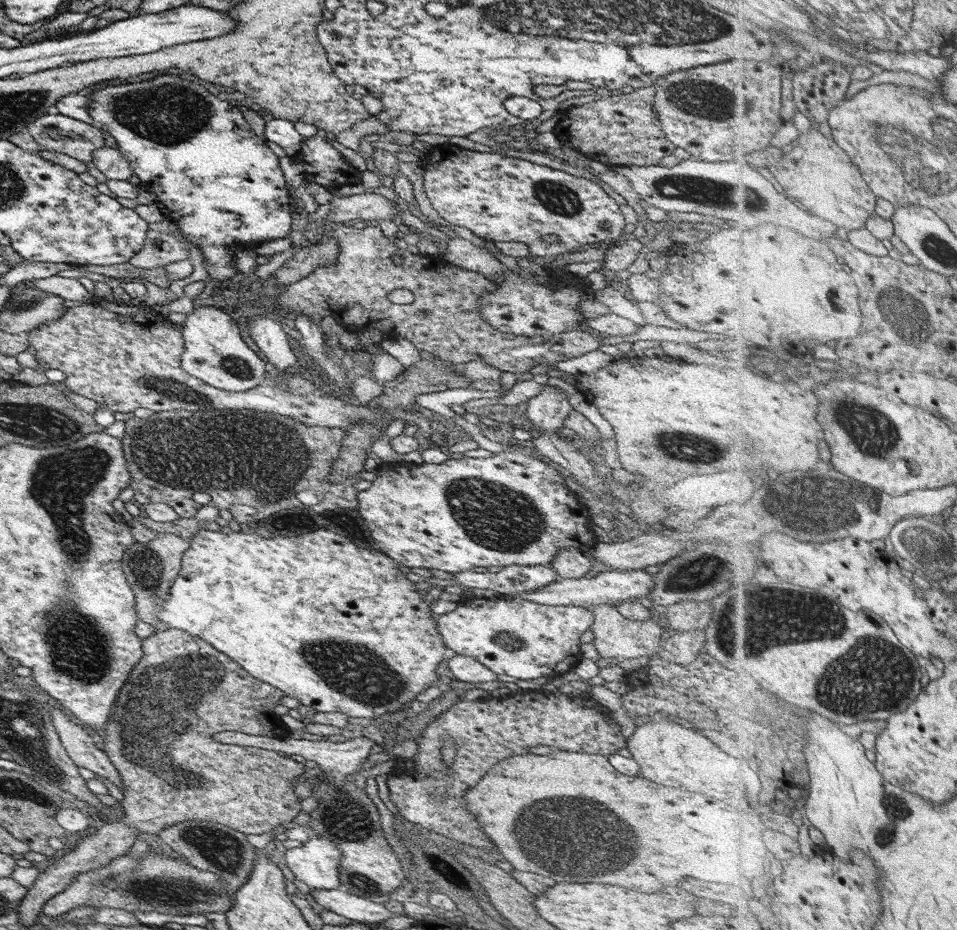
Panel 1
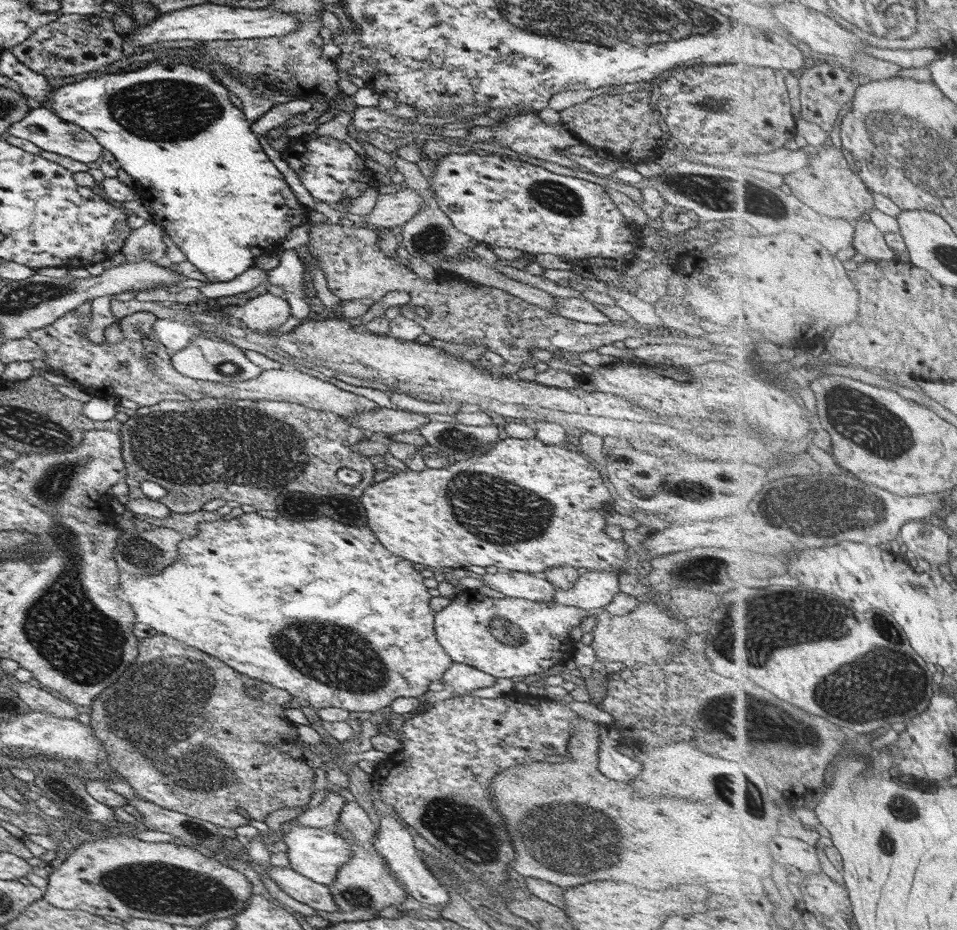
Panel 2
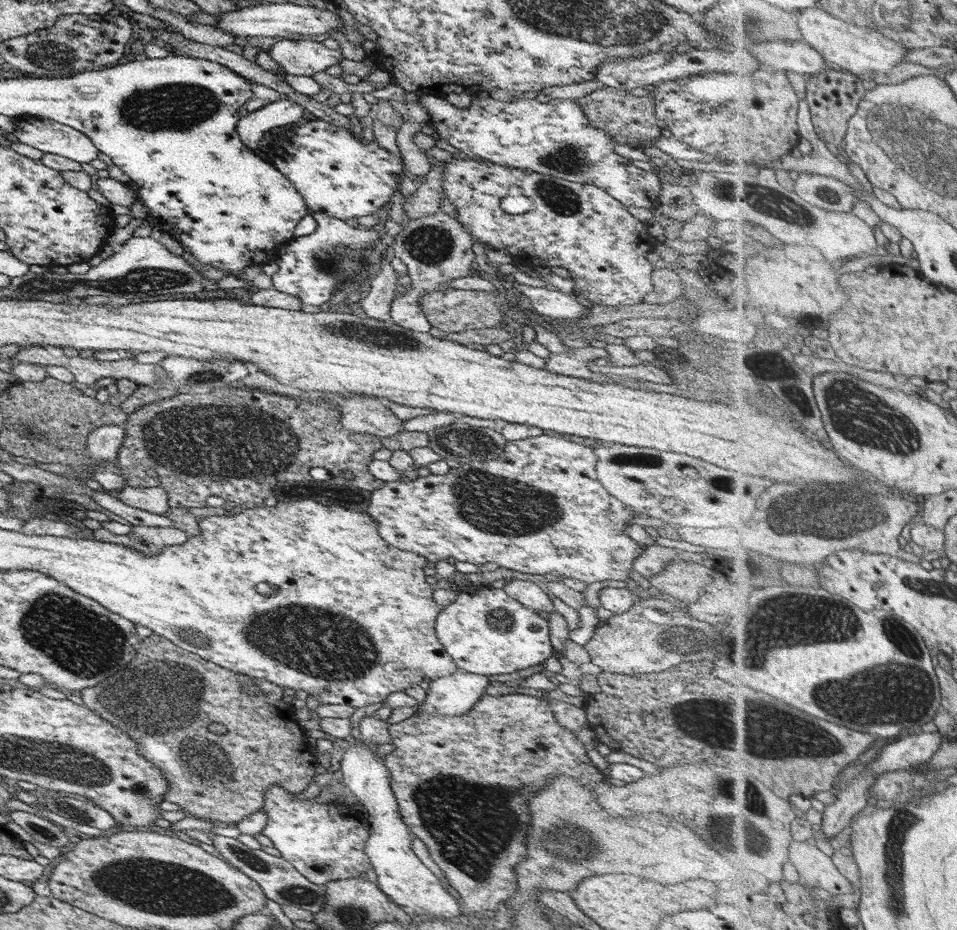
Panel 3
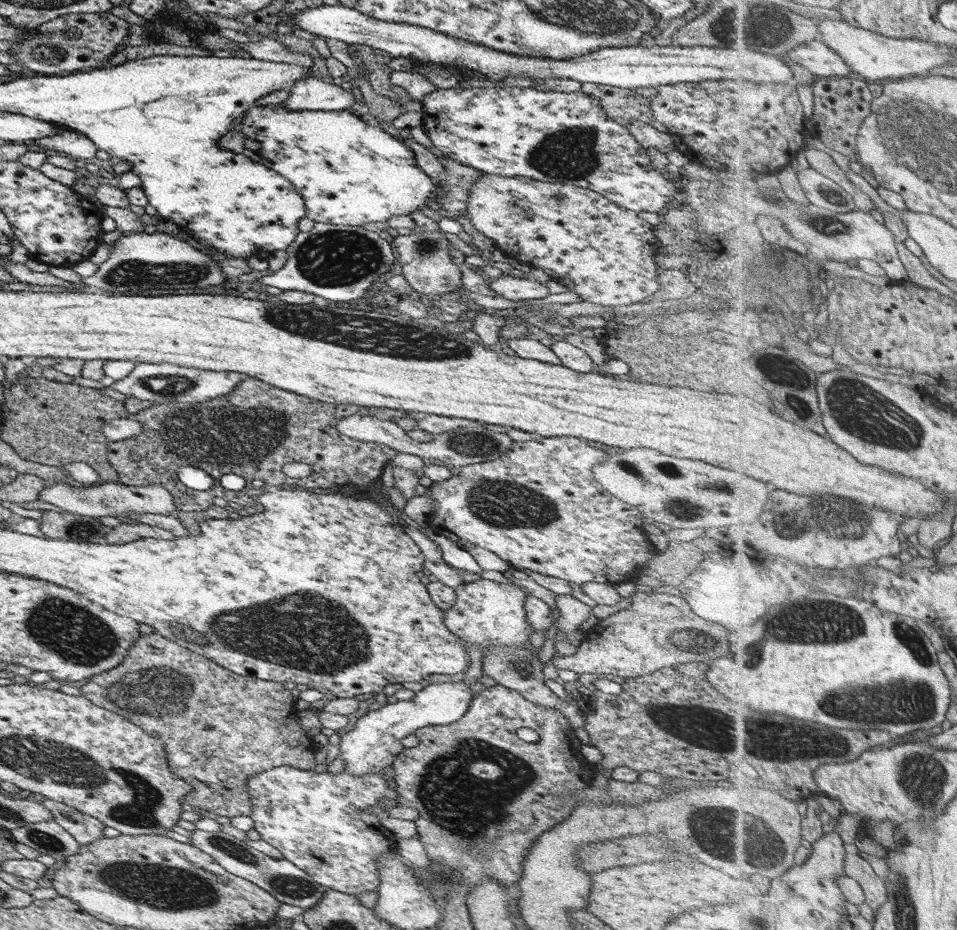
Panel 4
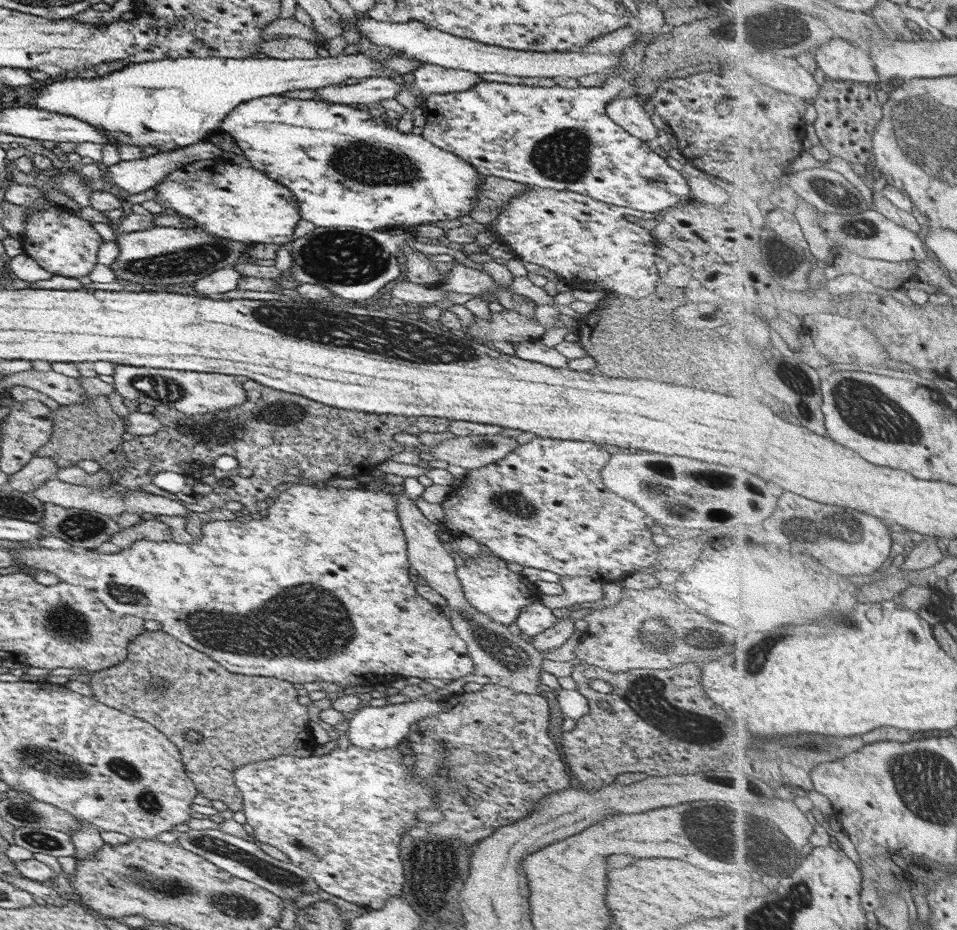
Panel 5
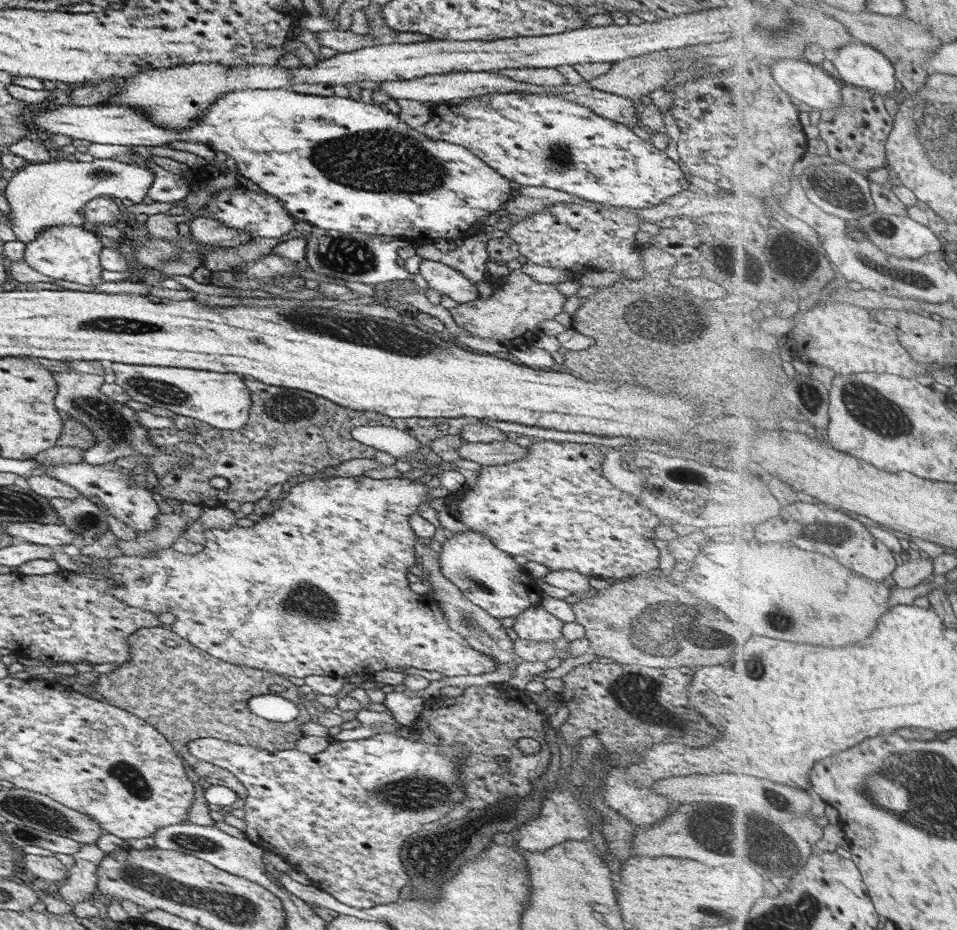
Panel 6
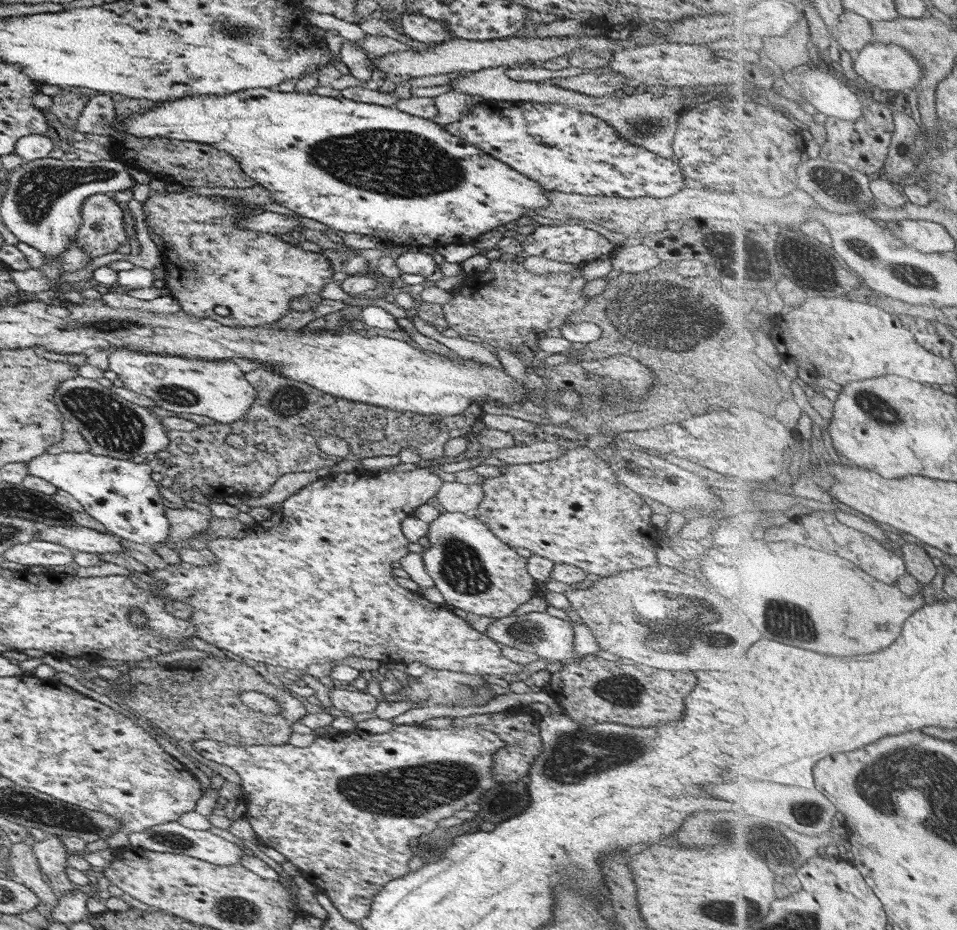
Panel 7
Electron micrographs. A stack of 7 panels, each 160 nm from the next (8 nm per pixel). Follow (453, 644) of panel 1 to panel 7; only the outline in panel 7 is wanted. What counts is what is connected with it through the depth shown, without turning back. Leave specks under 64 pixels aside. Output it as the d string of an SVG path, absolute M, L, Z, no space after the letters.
M441 512L432 522L428 523L427 542L429 546L422 550L420 557L427 574L439 590L445 605L459 608L489 618L509 616L519 604L523 604L537 594L537 581L526 571L526 558L507 544L500 542L492 532L472 513Z

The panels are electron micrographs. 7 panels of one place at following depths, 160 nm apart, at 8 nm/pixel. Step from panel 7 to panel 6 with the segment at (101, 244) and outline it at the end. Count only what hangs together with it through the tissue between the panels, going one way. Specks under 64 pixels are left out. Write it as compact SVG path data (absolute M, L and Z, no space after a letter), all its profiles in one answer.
M97 196L89 199L83 206L82 228L95 234L96 224L118 225L121 209L109 196Z

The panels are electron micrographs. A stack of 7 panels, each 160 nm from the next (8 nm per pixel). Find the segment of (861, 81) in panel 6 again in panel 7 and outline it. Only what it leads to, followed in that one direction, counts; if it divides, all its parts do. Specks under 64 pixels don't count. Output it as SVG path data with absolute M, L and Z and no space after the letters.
M879 41L871 42L863 51L856 52L854 65L857 72L871 86L878 89L878 93L892 94L901 97L901 92L919 88L917 84L923 78L923 65L909 50L895 44L881 44Z

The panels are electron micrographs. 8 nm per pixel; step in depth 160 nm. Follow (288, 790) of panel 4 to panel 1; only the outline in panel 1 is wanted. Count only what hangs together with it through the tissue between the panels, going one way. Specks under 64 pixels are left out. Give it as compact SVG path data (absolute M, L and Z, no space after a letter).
M310 834L301 846L285 849L282 860L309 889L327 890L340 887L337 867L341 853L328 838Z

